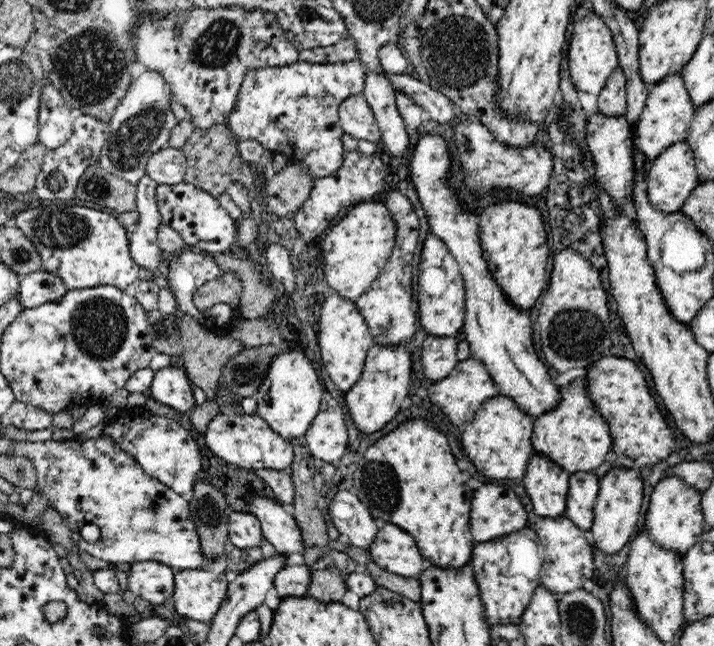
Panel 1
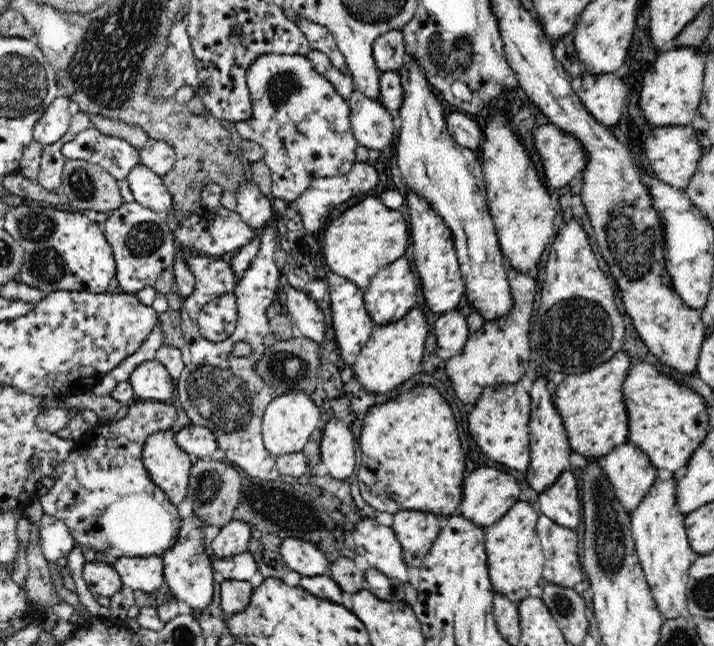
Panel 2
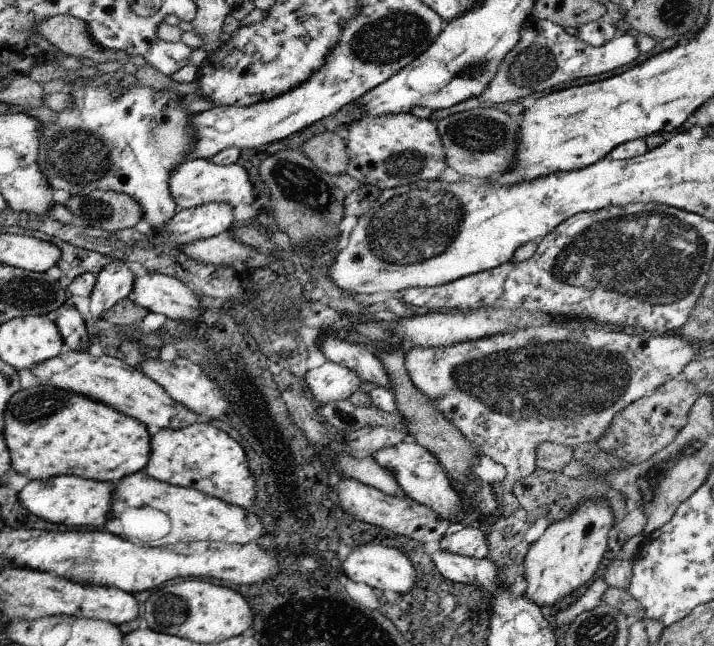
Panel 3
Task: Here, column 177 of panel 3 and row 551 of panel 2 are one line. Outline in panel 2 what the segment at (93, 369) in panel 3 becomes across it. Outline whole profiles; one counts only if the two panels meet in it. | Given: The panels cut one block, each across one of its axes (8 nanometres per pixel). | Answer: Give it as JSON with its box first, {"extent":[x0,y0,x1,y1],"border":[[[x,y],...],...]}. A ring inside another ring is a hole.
{"extent":[394,510,448,567],"border":[[[403,510],[394,516],[394,533],[410,567],[420,567],[448,516],[430,511]]]}

